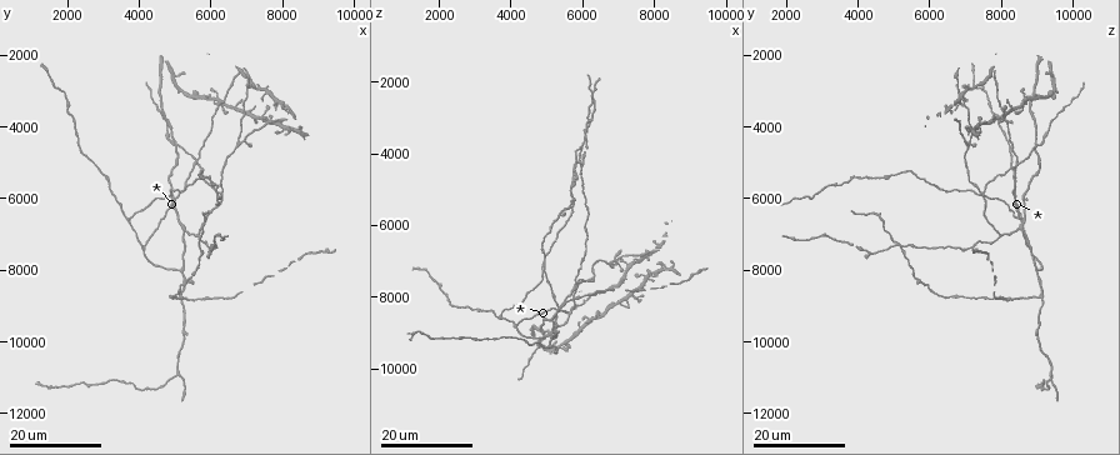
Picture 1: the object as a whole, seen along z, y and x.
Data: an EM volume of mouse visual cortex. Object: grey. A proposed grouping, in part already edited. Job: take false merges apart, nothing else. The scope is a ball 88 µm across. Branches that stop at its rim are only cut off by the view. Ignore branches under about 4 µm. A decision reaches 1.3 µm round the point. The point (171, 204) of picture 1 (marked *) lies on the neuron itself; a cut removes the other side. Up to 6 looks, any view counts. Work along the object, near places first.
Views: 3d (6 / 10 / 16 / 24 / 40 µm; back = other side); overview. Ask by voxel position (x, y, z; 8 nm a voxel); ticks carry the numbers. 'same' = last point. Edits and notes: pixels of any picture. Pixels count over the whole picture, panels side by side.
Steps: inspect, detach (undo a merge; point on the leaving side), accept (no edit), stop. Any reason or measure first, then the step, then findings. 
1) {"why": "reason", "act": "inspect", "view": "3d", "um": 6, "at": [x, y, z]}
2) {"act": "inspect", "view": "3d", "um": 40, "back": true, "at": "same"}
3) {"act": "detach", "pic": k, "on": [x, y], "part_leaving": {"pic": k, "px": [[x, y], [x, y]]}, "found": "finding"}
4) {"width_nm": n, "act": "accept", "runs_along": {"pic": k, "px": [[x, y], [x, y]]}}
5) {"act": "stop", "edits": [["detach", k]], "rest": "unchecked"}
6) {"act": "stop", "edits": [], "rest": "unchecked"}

{"why": "side arm on a straight run", "act": "inspect", "view": "3d", "um": 16, "at": [6800, 4500, 7100]}

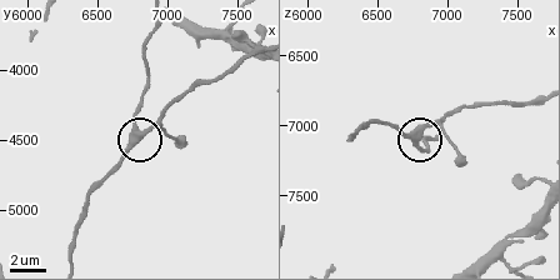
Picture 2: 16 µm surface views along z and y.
{"why": "zoom in", "act": "inspect", "view": "3d", "um": 10, "at": [6780, 4460, 7060]}

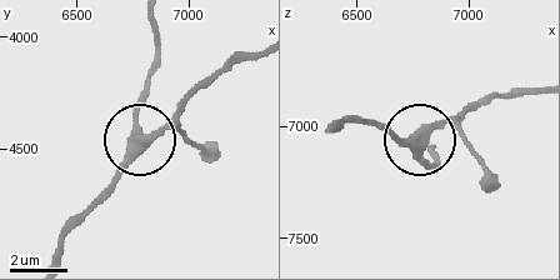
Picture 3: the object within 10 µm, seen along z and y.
{"arms": 3, "act": "accept", "runs_along": {"pic": 3, "px": [[54, 255], [125, 154], [201, 85]]}, "found": "continuous, no second neuron"}

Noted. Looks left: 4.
{"why": "four arms meet", "act": "inspect", "view": "3d", "um": 24, "at": [5500, 4900, 8400]}

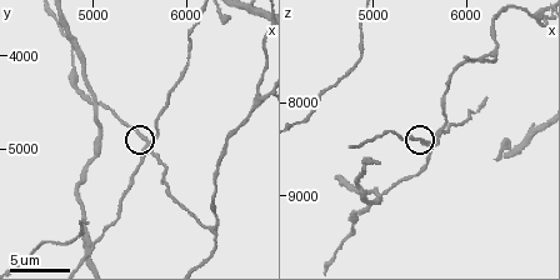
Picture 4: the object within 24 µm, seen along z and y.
{"why": "zoom in", "act": "inspect", "view": "3d", "um": 6, "at": [5600, 4950, 8450]}

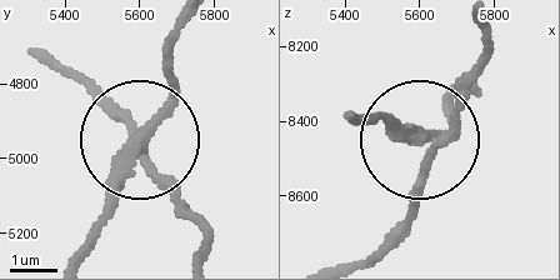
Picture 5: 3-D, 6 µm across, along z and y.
{"width_nm": 260, "act": "accept", "found": "all the same neuron"}

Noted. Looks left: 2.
{"why": "three arms meet", "act": "inspect", "view": "3d", "um": 16, "at": [5700, 7000, 8000]}

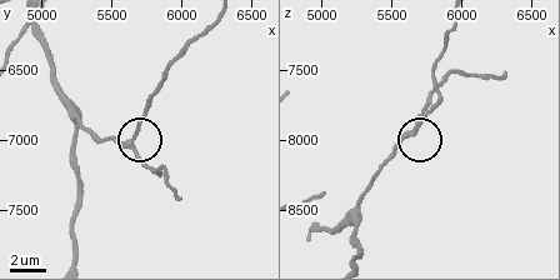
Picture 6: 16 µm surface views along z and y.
{"act": "inspect", "view": "3d", "um": 6, "at": [5640, 7020, 7940]}

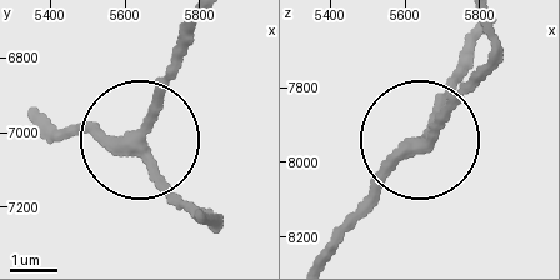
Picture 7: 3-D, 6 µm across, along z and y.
{"act": "accept", "runs_along": {"pic": 7, "px": [[479, 35], [415, 135], [483, 79]]}, "found": "one neuron here"}

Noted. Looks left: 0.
{"act": "stop", "edits": [], "rest": "unchecked"}

